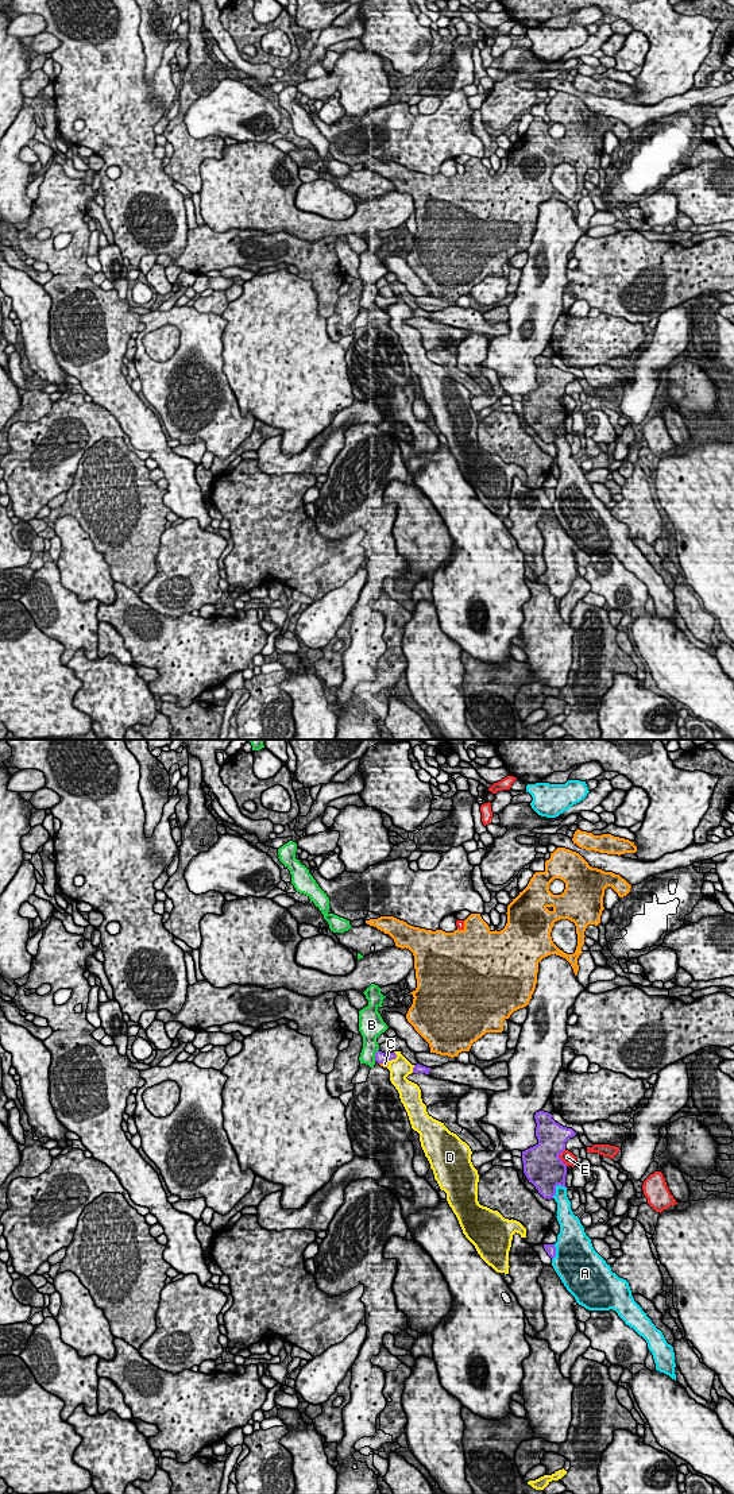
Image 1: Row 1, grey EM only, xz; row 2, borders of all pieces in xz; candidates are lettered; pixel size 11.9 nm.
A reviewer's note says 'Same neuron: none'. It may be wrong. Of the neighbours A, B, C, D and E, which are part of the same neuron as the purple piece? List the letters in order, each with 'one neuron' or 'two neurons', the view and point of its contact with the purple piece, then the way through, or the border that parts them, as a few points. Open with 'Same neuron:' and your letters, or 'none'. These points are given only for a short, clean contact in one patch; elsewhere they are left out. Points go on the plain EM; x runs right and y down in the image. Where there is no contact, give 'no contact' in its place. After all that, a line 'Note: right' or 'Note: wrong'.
Same neuron: none
A: two neurons; meets purple in xz at (556, 429)
B: two neurons; meets purple in xz at (375, 298)
C: two neurons; meets purple in xz at (383, 305); border along xz (387, 305), (379, 308)
D: two neurons; meets purple in xz at (394, 302); border along xz (394, 296), (396, 301), (387, 305)
E: two neurons; meets purple in xz at (559, 401)
Note: right

